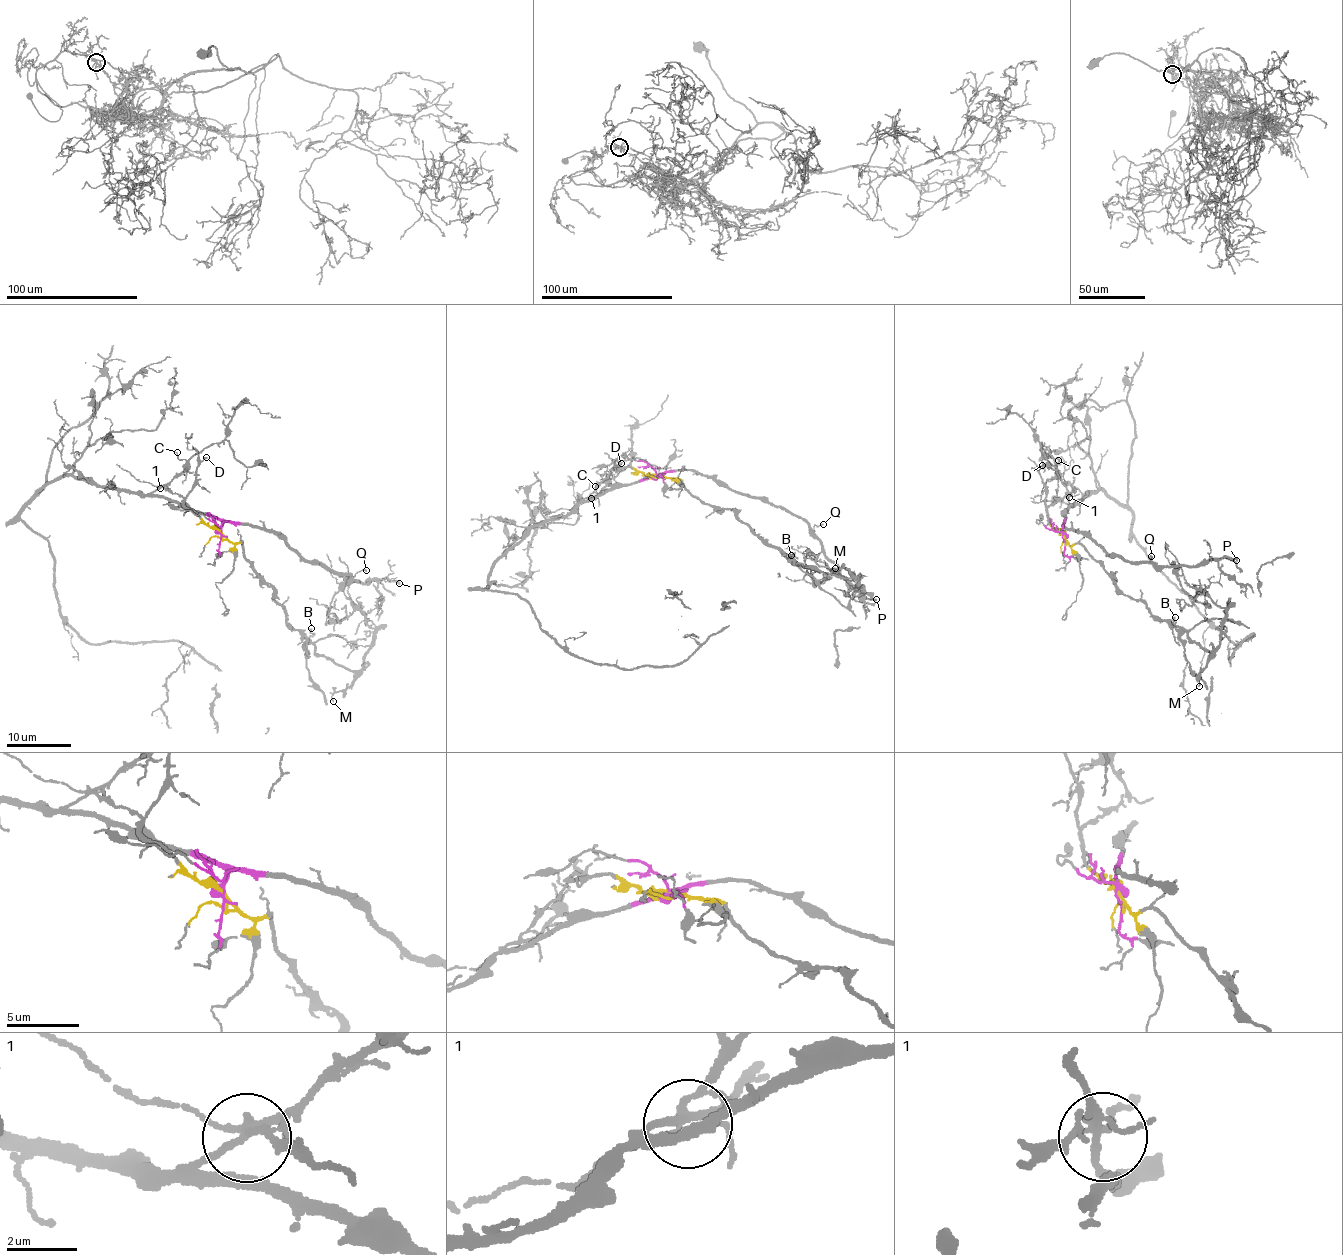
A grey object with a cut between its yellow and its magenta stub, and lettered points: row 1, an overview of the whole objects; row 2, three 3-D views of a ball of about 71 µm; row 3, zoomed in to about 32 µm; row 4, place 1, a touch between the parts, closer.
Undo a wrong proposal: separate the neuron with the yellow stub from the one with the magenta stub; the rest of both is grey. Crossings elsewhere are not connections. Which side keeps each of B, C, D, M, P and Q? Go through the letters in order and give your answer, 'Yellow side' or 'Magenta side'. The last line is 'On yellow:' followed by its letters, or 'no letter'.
B: Yellow side
C: Magenta side
D: Yellow side
M: Yellow side
P: Magenta side
Q: Magenta side
On yellow: B, D, M

